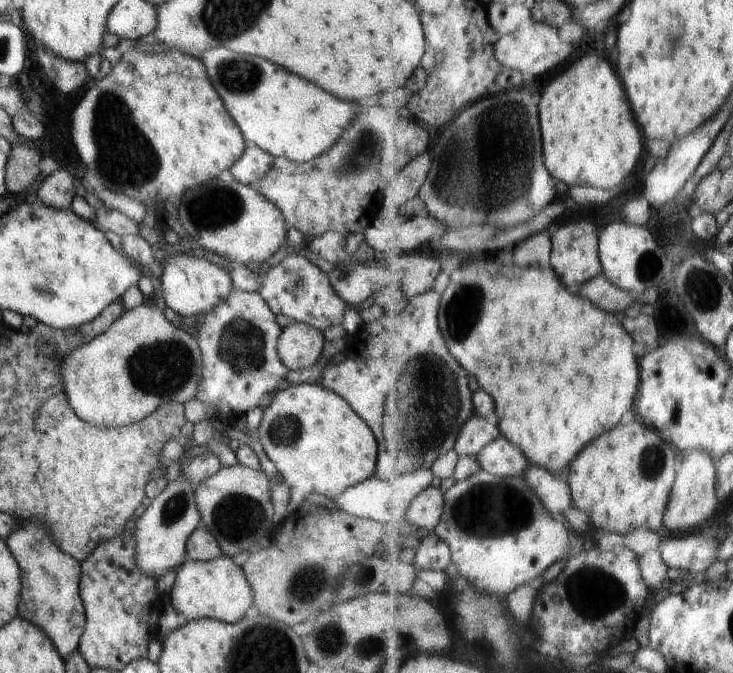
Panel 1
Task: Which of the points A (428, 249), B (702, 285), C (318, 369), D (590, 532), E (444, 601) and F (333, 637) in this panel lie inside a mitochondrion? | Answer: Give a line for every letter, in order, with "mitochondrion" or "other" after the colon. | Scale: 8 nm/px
A: other
B: mitochondrion
C: other
D: other
E: other
F: mitochondrion

